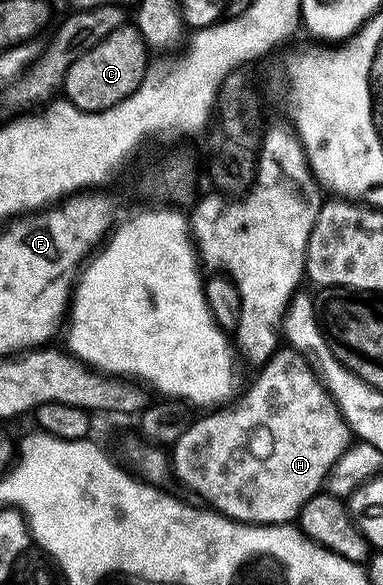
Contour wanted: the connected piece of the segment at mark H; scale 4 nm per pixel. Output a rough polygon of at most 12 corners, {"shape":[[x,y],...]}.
{"shape":[[281,347],[171,445],[175,483],[290,524],[354,437]]}

